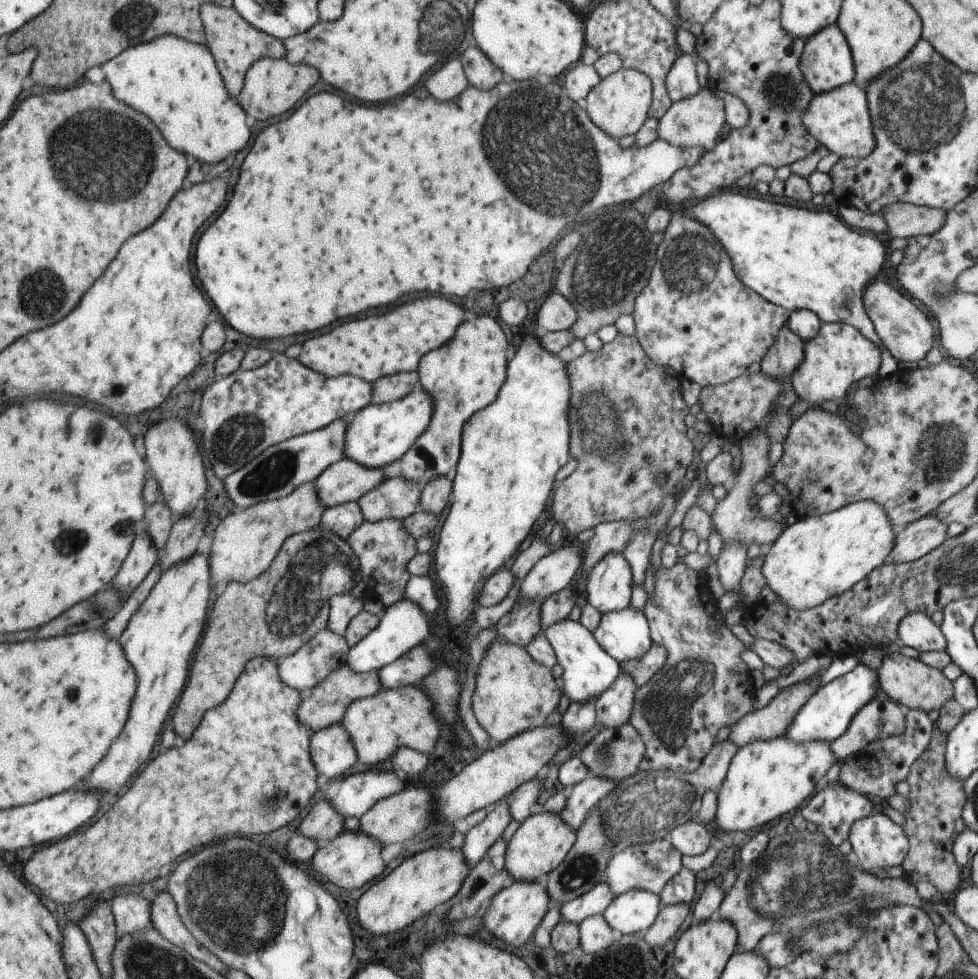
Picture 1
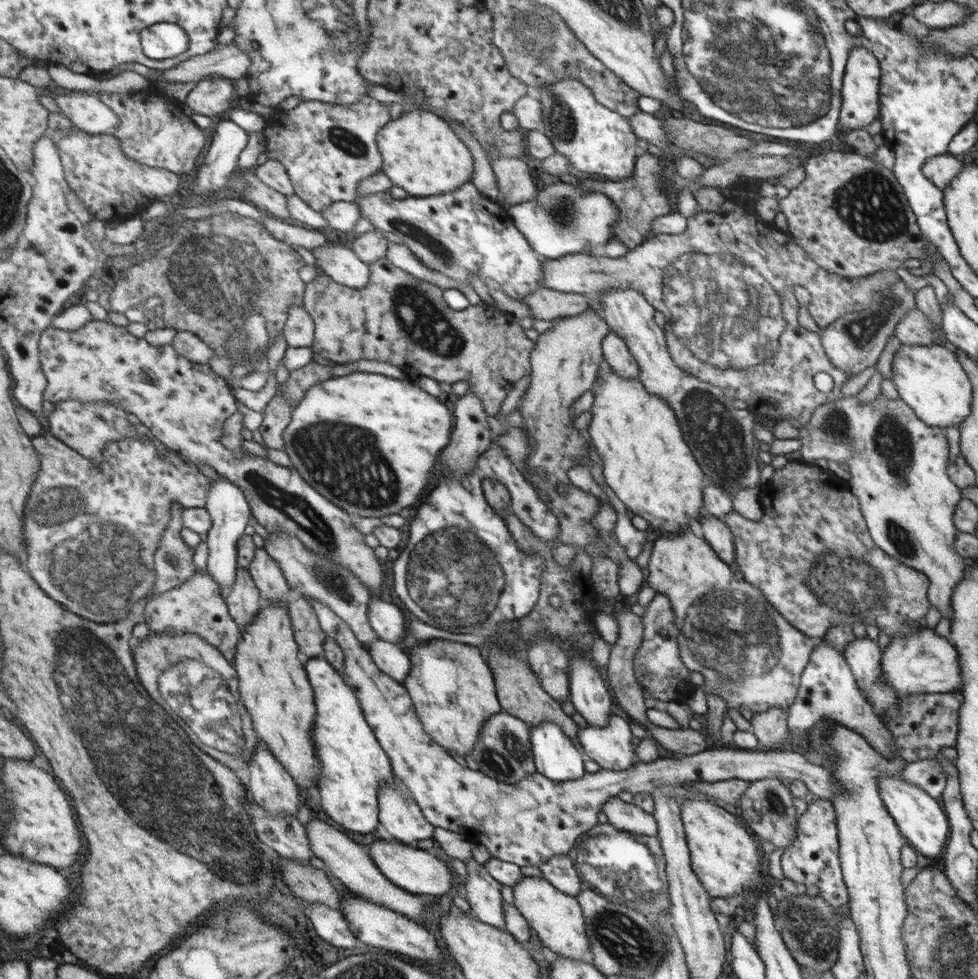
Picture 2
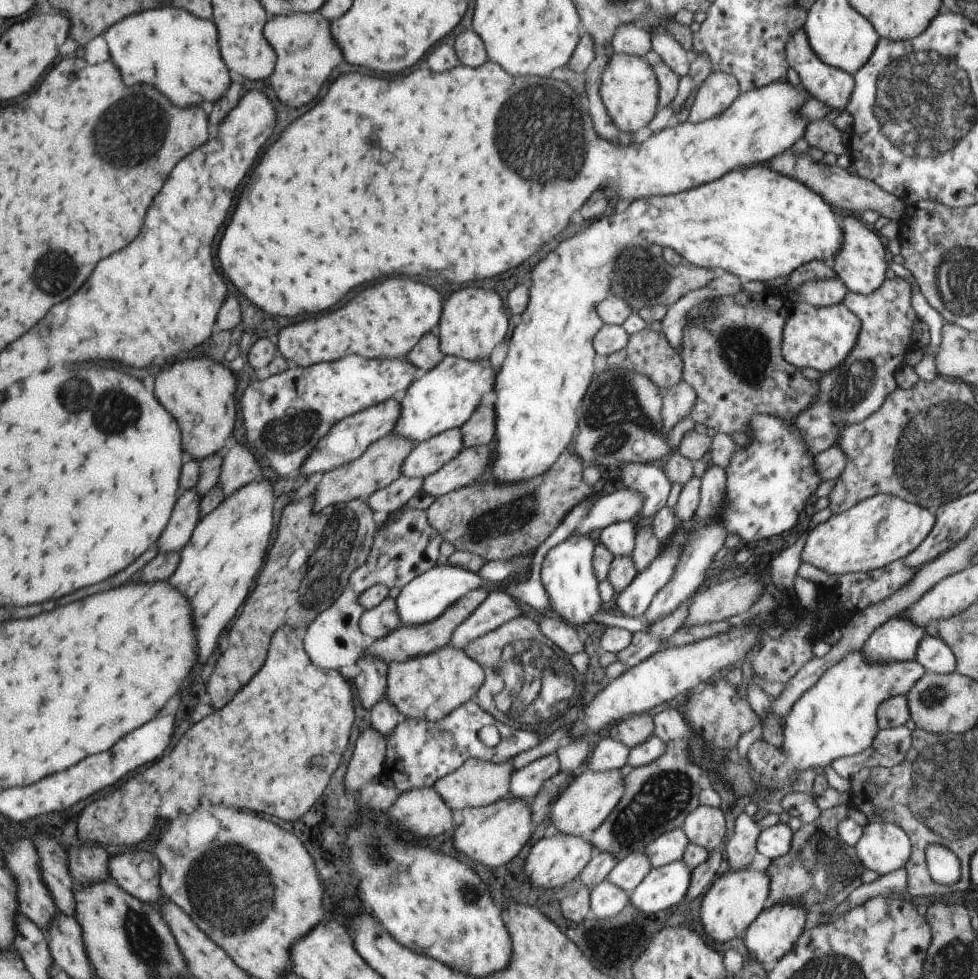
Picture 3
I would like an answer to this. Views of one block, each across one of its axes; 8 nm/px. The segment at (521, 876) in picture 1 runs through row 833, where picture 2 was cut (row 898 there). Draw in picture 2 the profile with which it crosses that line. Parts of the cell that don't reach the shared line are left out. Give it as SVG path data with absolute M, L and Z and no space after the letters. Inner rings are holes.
M534 876L520 878L520 882L516 882L512 890L514 891L514 906L526 917L526 921L538 934L539 940L550 952L572 961L592 962L591 940L588 938L584 913L576 896L558 890L548 879Z

